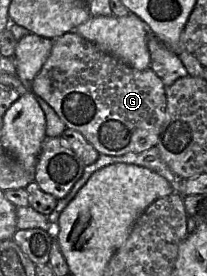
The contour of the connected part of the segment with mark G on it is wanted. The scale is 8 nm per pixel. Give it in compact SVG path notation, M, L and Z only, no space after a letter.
M75 31L53 40L50 54L33 79L30 91L47 102L67 128L80 132L100 154L121 156L156 146L166 115L166 86L162 79L150 68L137 70L129 66Z

